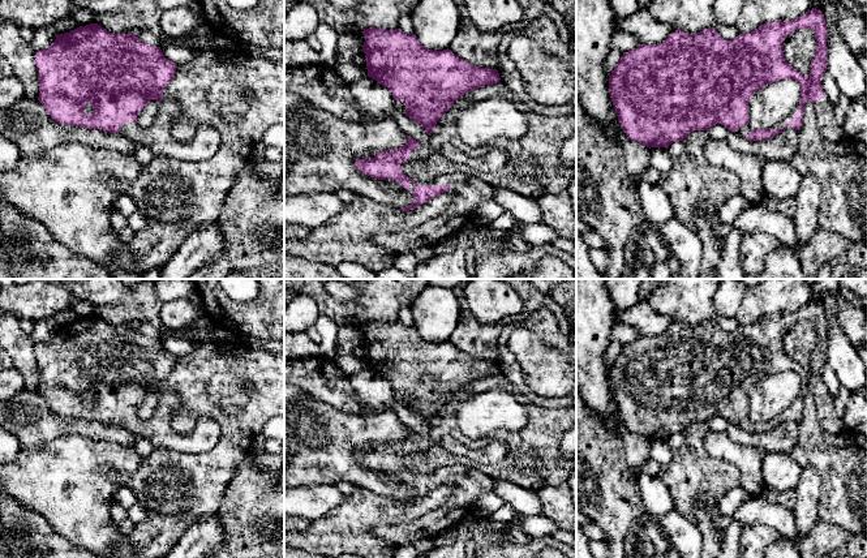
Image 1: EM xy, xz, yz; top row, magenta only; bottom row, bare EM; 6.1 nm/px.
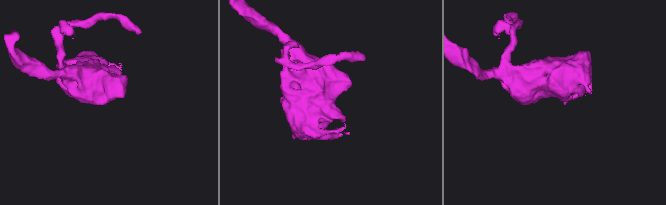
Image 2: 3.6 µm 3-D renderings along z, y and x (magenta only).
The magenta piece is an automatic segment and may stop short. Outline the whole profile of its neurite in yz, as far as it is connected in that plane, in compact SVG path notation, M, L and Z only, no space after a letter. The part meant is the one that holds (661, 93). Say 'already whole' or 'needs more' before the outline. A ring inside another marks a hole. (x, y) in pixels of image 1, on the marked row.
needs more; M816 8L793 21L767 22L751 33L739 34L733 40L724 39L713 27L695 35L675 30L662 43L641 44L623 52L609 76L610 98L627 138L649 149L668 149L673 142L683 141L691 132L708 130L716 124L747 140L764 141L785 129L798 130L803 123L807 102L815 104L823 138L837 142L845 133L836 120L834 106L825 96L821 85L821 77L828 66L827 40L825 18ZM798 29L811 29L816 37L816 51L808 77L793 68L784 56L784 39ZM789 78L801 85L799 106L771 129L751 129L748 126L750 98L764 86Z

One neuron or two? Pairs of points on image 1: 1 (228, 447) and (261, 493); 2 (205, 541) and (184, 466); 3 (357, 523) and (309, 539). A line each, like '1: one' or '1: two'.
1: two
2: two
3: one

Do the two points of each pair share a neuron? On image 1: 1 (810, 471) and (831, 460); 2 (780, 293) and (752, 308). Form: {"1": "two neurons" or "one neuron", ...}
{"1": "two neurons", "2": "one neuron"}

